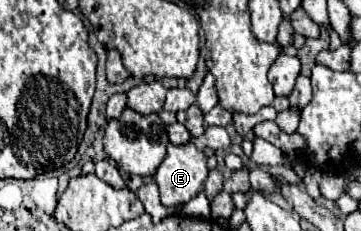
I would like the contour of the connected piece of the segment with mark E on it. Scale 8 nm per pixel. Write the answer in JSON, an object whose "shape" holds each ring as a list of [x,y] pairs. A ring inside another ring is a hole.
{"shape":[[[193,142],[179,146],[167,144],[167,156],[153,178],[159,186],[163,206],[187,204],[199,190],[203,190],[207,178],[207,156],[197,150]]]}

